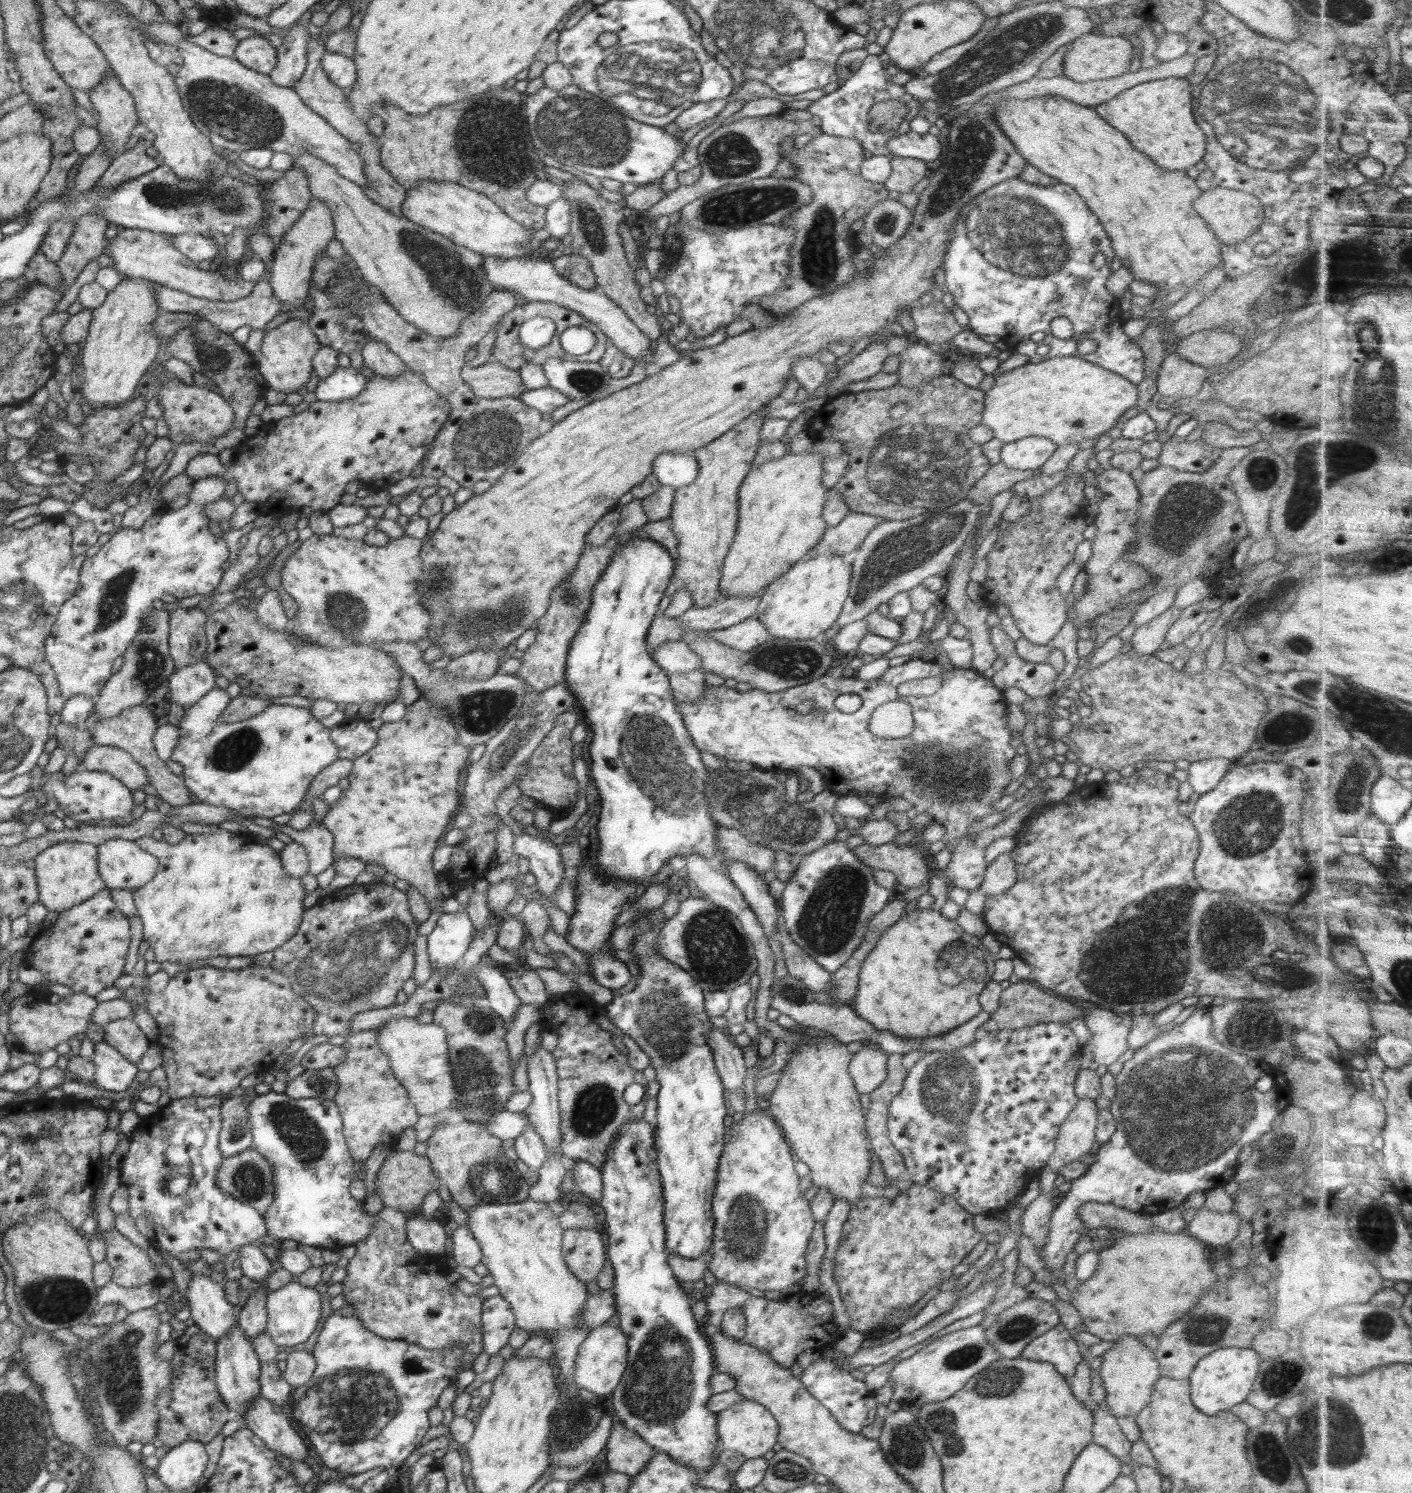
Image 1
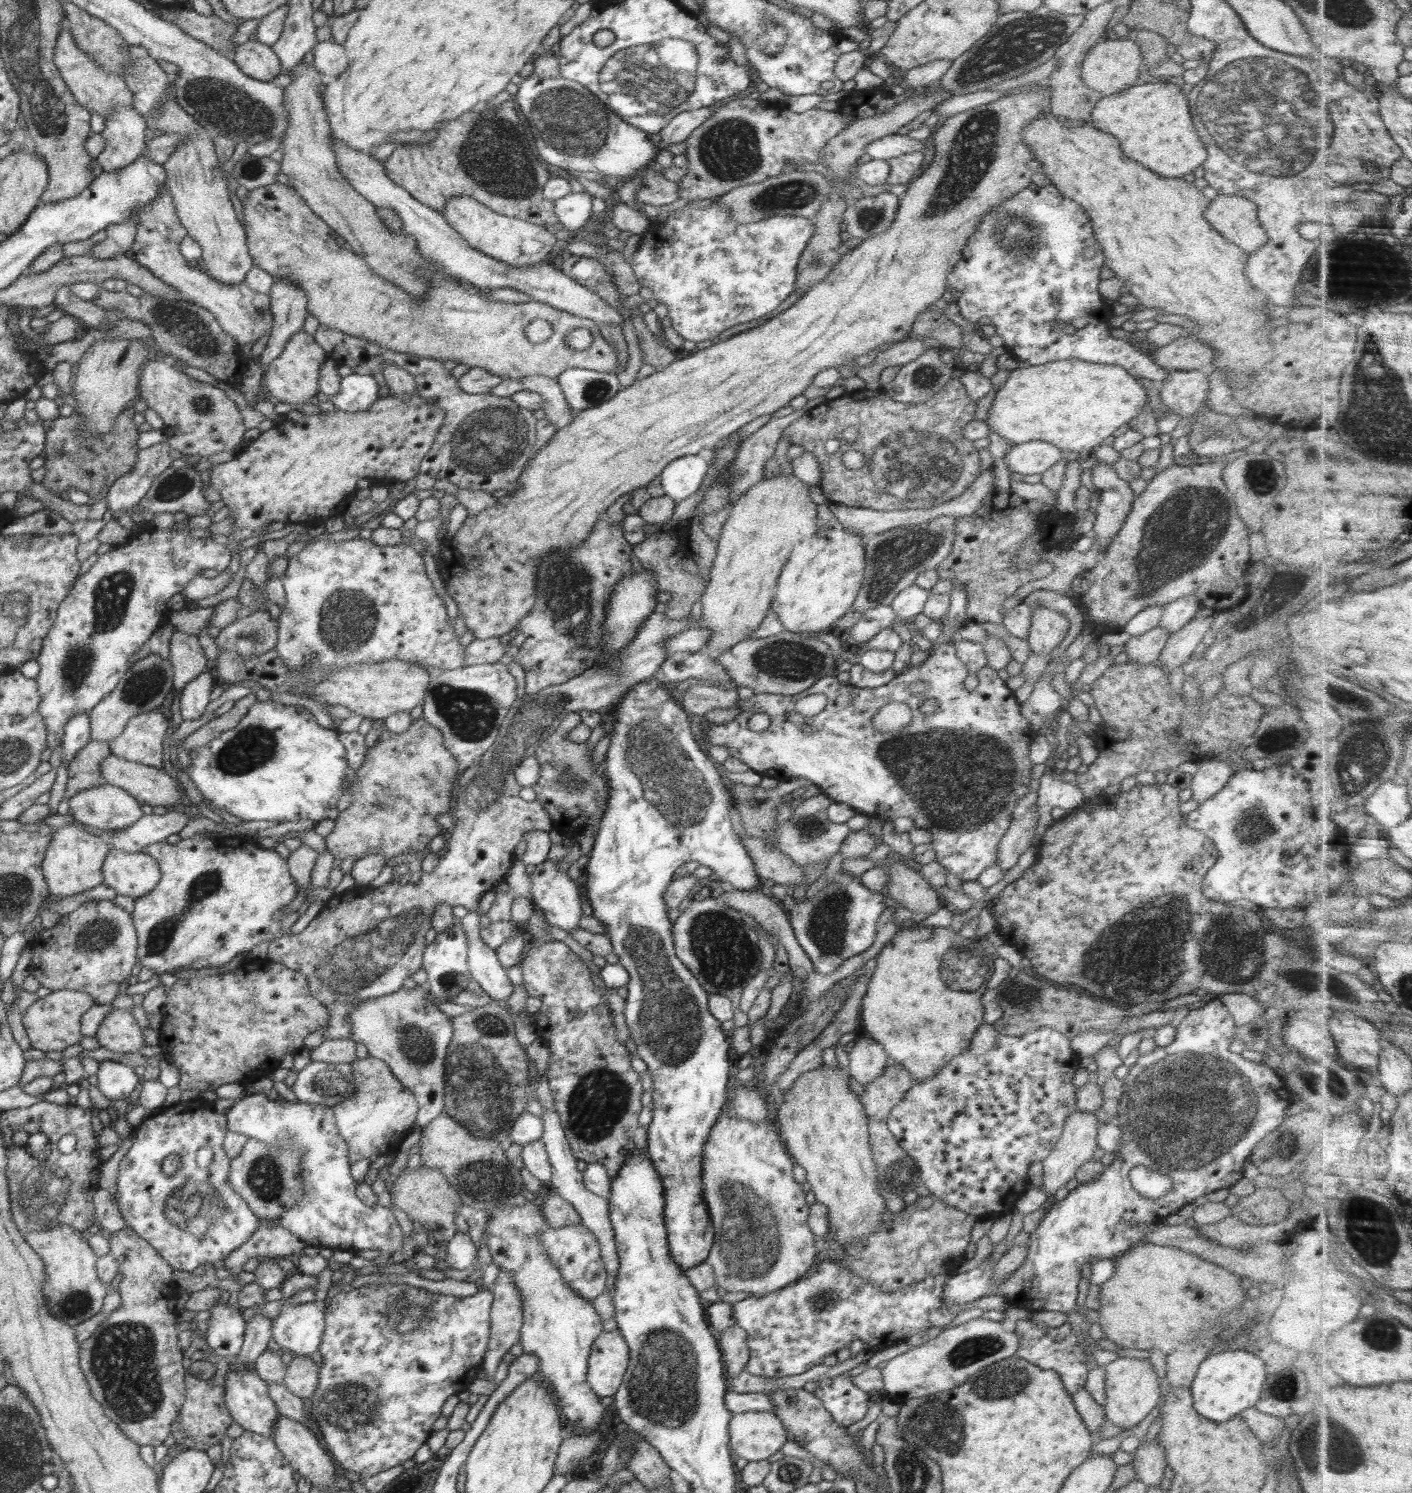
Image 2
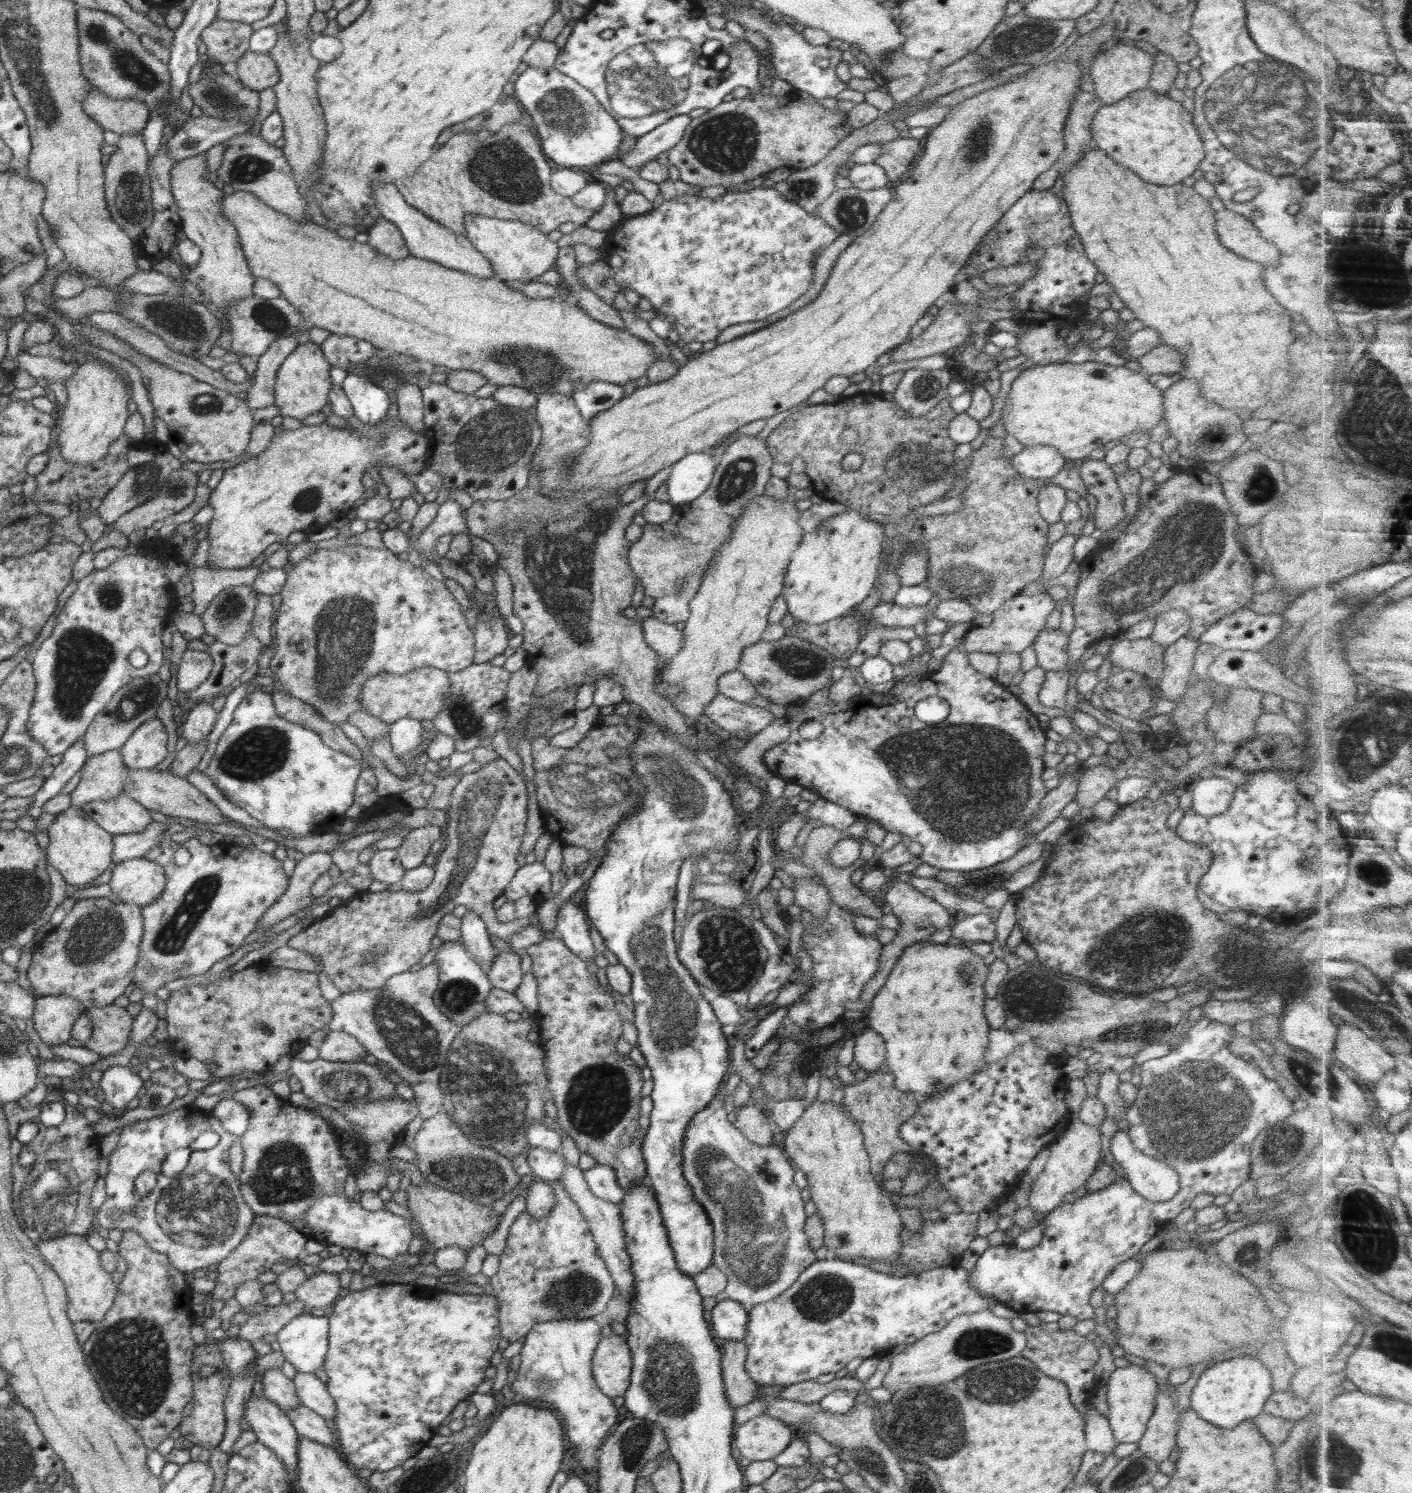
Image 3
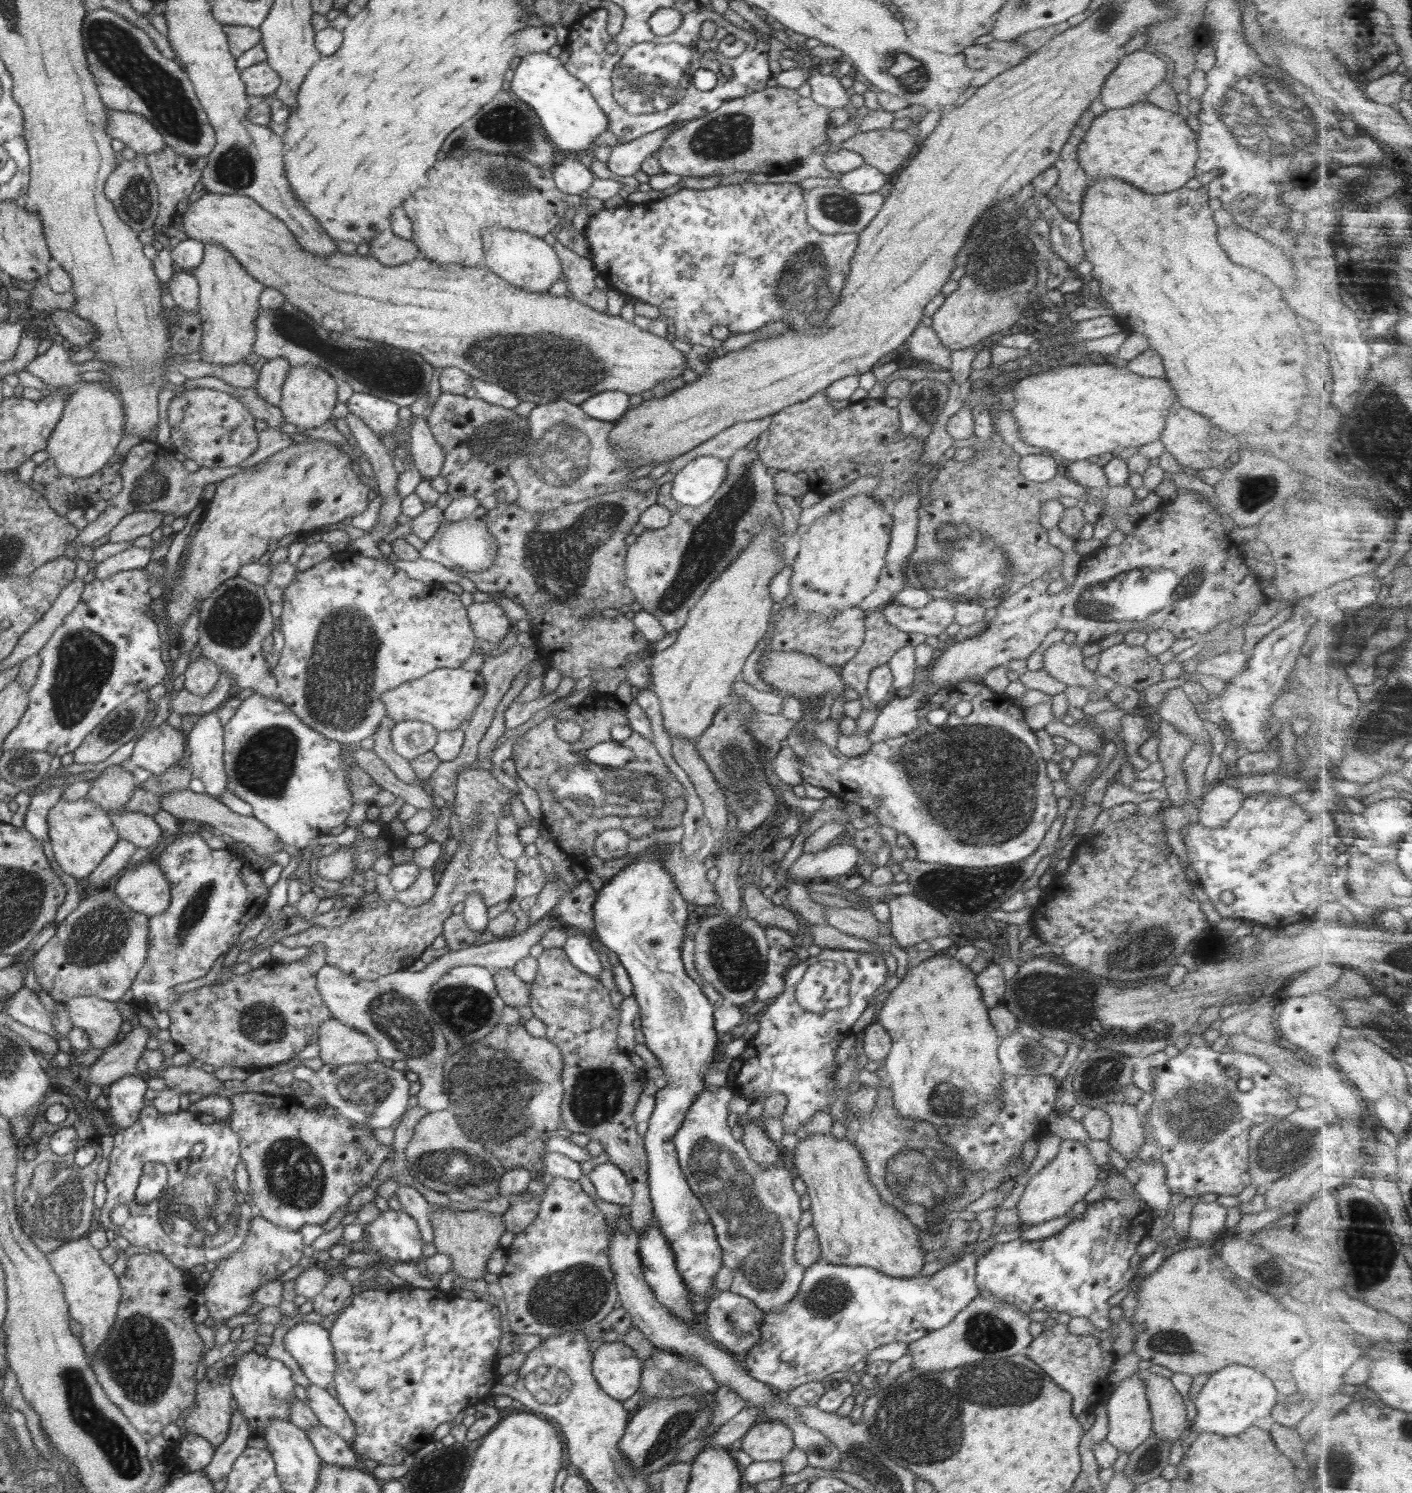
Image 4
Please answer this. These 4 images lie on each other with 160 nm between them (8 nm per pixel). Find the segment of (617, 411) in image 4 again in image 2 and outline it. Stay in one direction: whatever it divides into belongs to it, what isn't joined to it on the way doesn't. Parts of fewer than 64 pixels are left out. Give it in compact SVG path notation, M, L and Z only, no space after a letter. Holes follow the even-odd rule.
M567 368L557 378L571 410L582 412L608 402L622 388L616 372Z

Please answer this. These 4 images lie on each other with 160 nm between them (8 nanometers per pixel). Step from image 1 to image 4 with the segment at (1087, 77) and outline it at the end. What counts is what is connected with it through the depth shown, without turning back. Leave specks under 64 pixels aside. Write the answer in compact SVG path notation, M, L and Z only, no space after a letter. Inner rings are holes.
M1151 49L1127 54L1118 61L1116 68L1105 78L1099 100L1107 109L1121 109L1135 102L1145 100L1149 90L1160 84L1166 74L1166 61L1154 55Z

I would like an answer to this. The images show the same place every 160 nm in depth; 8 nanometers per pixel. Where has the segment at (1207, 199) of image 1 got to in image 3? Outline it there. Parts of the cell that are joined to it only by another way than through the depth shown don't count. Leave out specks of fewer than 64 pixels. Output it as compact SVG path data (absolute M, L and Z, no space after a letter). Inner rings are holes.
M1220 210L1215 212L1215 231L1220 236L1220 242L1238 256L1260 262L1264 266L1278 264L1280 252L1274 244L1262 238L1250 219L1230 210Z

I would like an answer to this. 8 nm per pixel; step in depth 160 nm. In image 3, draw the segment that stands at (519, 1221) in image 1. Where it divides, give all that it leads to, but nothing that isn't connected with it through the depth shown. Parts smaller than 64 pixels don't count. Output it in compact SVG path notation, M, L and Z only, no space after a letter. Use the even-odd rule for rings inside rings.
M592 1317L552 1319L532 1326L525 1336L520 1353L522 1364L511 1387L518 1399L540 1406L552 1404L564 1415L566 1439L578 1448L575 1456L588 1472L599 1467L598 1452L606 1440L604 1436L617 1426L620 1414L613 1399L600 1390L592 1375L592 1357L602 1338L600 1334L601 1328ZM542 1384L547 1391L540 1390Z

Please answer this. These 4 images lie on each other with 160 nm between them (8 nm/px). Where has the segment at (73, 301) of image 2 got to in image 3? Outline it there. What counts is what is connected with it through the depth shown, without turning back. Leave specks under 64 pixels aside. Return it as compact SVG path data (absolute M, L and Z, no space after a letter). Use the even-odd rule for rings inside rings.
M115 311L93 312L86 316L86 319L92 324L95 324L98 328L125 340L128 344L132 345L137 352L145 354L157 363L166 364L178 372L189 374L196 378L196 380L211 384L214 388L228 391L230 394L237 396L244 402L248 399L246 398L247 390L252 386L253 381L246 380L242 383L234 383L231 380L228 380L218 369L210 369L208 366L199 362L198 359L172 350L157 334L150 332L146 327L137 325L134 321L123 317Z

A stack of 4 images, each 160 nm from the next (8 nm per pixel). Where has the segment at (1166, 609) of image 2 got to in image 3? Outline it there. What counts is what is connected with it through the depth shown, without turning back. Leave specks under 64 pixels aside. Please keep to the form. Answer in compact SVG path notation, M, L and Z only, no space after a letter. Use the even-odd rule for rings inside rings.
M1174 608L1170 612L1164 612L1154 620L1155 626L1150 638L1163 650L1170 644L1174 644L1176 640L1183 638L1190 627L1190 618L1183 608Z

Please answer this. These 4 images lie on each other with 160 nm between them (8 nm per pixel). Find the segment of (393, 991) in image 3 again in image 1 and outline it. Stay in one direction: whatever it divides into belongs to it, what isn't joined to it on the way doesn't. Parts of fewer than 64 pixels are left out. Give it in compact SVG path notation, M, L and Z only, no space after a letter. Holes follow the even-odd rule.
M393 1016L379 1032L380 1048L390 1059L390 1066L398 1082L408 1090L419 1116L434 1116L443 1113L456 1099L456 1087L449 1061L446 1031L438 1025L422 1024L416 1017Z

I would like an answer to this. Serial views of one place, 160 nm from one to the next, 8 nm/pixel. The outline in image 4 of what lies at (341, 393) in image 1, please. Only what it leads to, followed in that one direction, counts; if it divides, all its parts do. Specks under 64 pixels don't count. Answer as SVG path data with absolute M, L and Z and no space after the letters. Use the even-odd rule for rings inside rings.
M354 391L346 406L354 416L364 421L375 433L395 432L400 420L399 407L391 400Z

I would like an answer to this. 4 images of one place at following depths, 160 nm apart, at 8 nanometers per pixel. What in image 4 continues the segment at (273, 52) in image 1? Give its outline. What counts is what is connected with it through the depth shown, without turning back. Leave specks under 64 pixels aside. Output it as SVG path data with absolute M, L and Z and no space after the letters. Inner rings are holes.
M266 61L243 68L240 73L245 92L252 96L271 98L281 83L278 73Z

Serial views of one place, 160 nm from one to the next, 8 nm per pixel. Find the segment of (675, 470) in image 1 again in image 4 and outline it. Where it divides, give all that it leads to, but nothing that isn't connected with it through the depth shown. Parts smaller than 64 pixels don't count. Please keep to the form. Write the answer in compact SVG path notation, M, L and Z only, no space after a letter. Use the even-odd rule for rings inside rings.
M701 456L679 470L672 483L671 495L680 505L703 505L720 488L727 475L726 459Z

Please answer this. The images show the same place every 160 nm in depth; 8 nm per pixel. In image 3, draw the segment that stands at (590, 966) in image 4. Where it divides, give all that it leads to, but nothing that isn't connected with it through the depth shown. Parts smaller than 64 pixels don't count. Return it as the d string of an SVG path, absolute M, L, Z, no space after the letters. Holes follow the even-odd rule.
M573 901L562 902L556 919L555 935L582 960L595 958L594 945L584 911Z

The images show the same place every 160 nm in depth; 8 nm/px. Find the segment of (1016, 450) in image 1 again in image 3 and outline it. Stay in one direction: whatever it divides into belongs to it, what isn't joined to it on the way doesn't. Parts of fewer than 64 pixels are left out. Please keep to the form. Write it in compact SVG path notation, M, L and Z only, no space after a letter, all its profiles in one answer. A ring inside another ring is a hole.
M1046 445L1024 447L1010 461L1018 474L1029 479L1050 481L1068 464L1053 446Z

